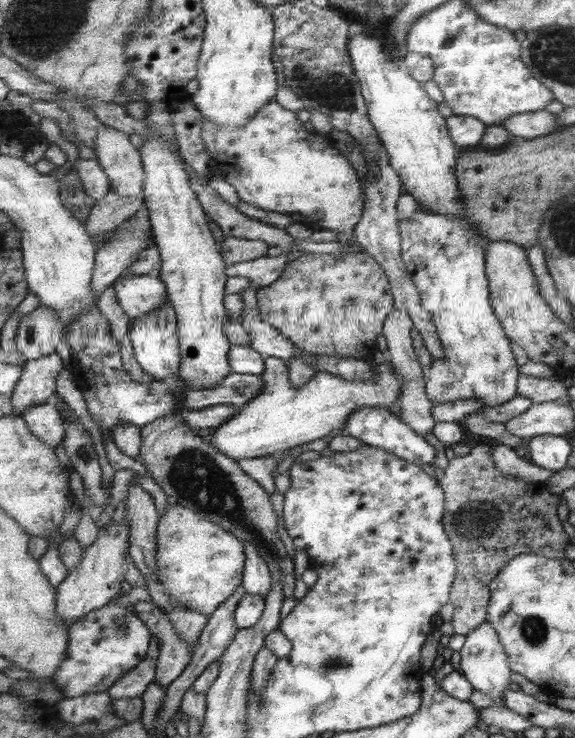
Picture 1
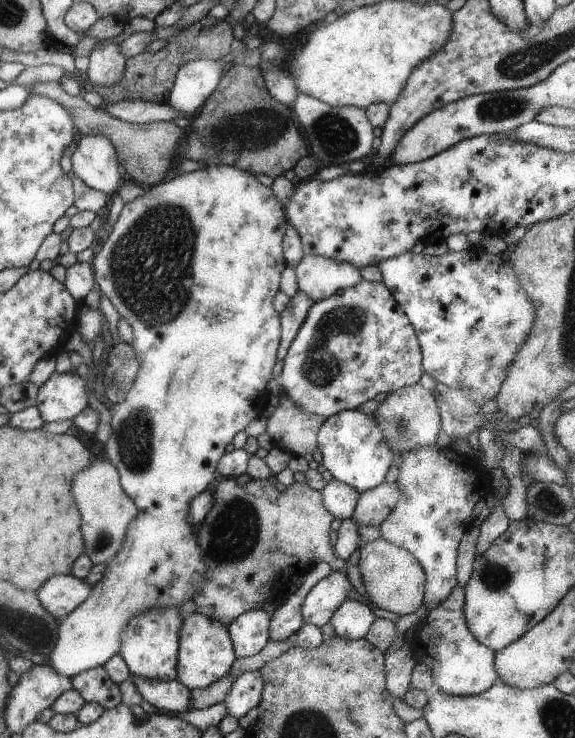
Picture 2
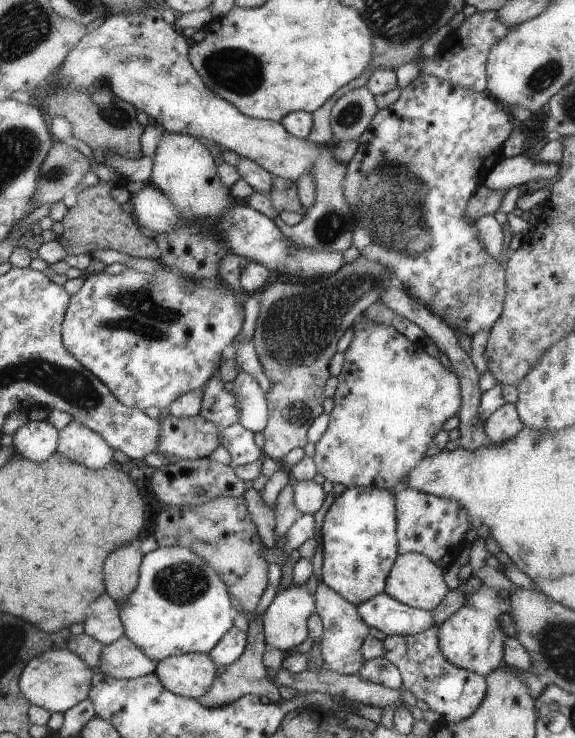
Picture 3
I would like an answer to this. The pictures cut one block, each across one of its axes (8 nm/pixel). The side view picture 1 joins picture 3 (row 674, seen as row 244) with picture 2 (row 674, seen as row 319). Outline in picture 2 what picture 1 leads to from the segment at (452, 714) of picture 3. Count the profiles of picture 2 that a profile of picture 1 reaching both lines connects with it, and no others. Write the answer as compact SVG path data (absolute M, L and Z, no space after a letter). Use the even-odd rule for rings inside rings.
M453 587L449 596L433 610L424 613L418 624L418 630L409 639L410 650L413 661L424 663L432 673L433 684L425 691L428 697L435 692L453 696L476 695L487 690L499 678L495 666L496 653L469 632L464 616L464 589Z

